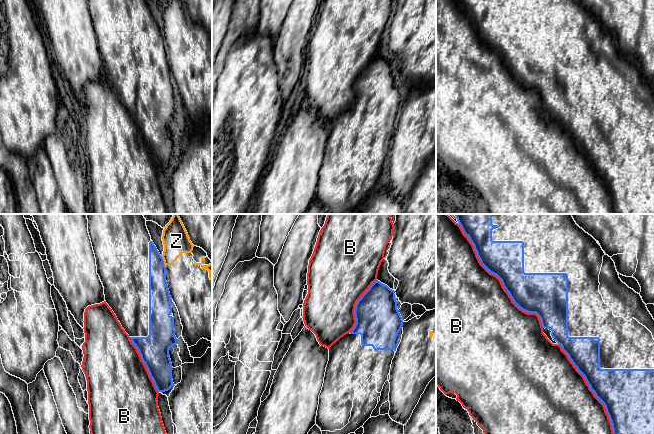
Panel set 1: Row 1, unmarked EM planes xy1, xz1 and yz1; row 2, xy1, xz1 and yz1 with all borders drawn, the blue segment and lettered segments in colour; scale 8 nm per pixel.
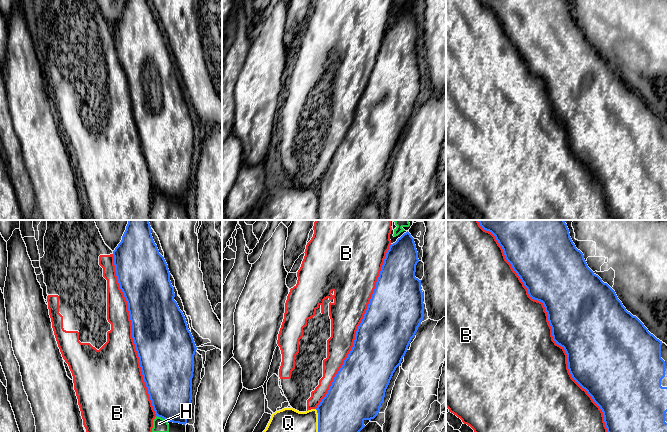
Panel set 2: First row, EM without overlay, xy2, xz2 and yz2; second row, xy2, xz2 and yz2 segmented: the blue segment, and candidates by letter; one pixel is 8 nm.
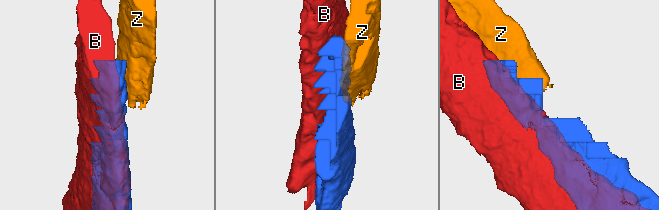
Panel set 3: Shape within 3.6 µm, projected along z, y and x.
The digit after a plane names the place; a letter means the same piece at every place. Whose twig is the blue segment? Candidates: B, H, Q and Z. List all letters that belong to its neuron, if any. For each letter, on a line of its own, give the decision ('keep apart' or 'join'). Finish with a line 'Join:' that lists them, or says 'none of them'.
B: keep apart
H: keep apart
Q: keep apart
Z: keep apart
Join: none of them

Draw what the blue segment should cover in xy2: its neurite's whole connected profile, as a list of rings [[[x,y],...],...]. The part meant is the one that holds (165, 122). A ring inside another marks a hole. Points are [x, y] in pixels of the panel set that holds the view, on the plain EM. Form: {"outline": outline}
{"outline": [[[127,0],[113,32],[117,56],[128,80],[143,156],[155,190],[168,198],[185,201],[192,176],[197,123],[185,92],[174,76],[171,50],[153,16],[150,0]]]}

